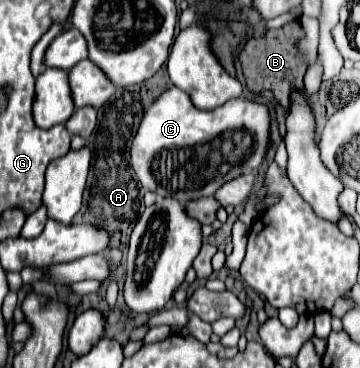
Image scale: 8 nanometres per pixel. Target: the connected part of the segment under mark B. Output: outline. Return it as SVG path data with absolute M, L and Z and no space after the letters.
M292 22L280 29L271 29L257 40L247 40L239 60L243 64L243 74L247 78L247 88L255 94L263 90L271 90L273 96L287 108L289 106L289 92L291 88L303 88L303 74L308 68L296 47L297 42L304 36L304 30L299 22Z

